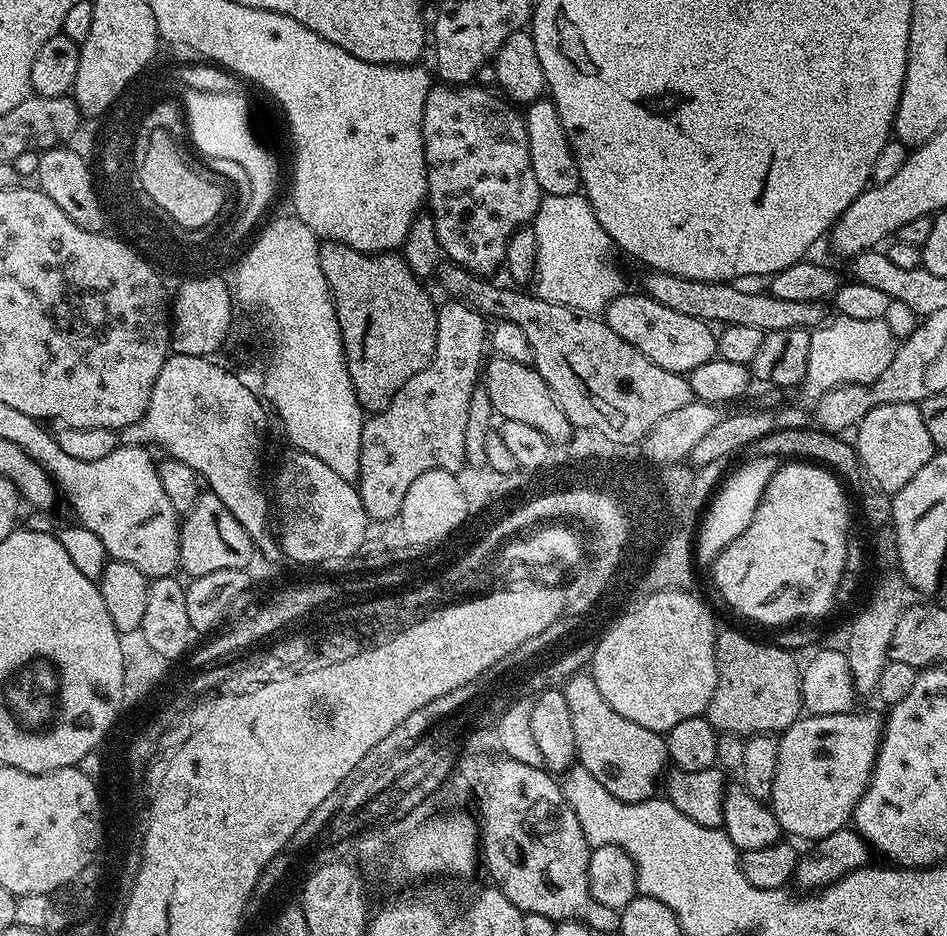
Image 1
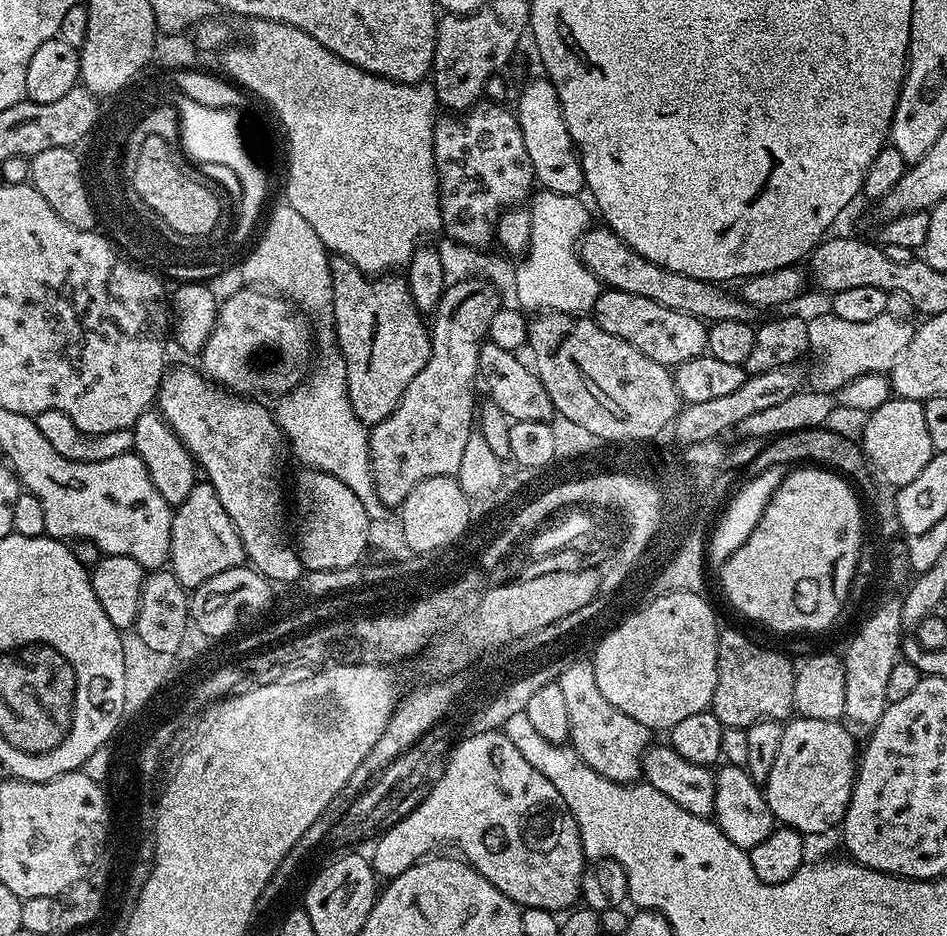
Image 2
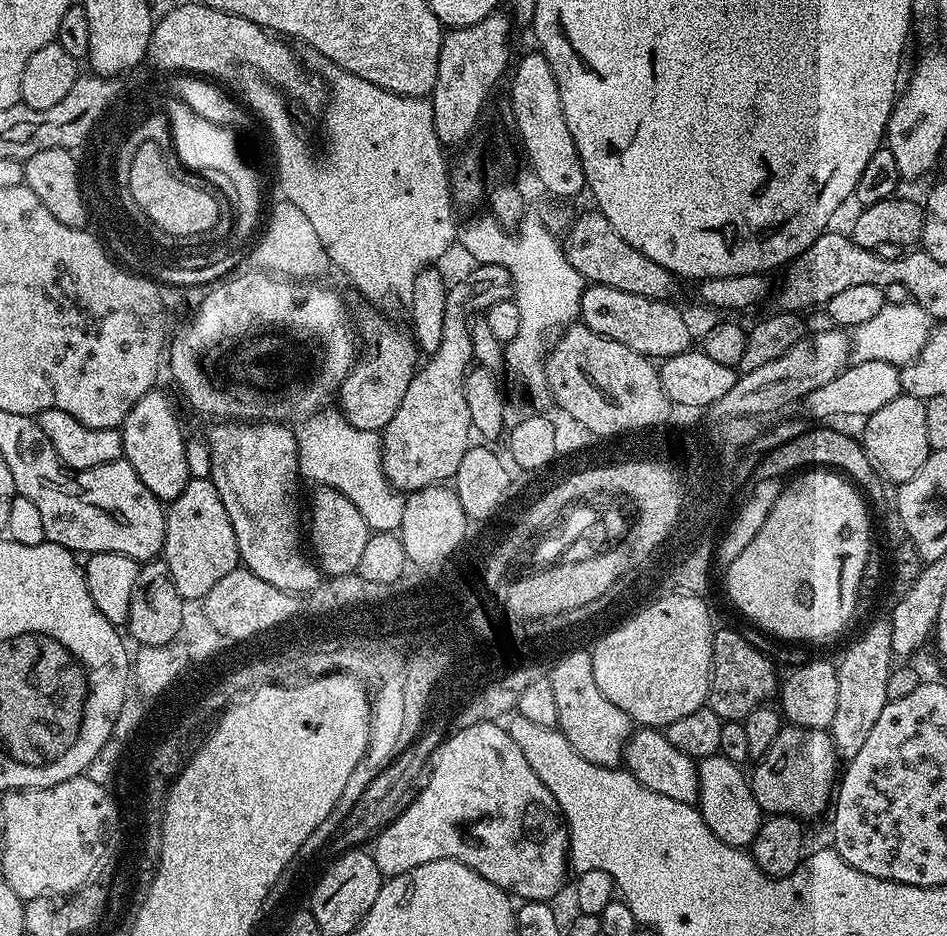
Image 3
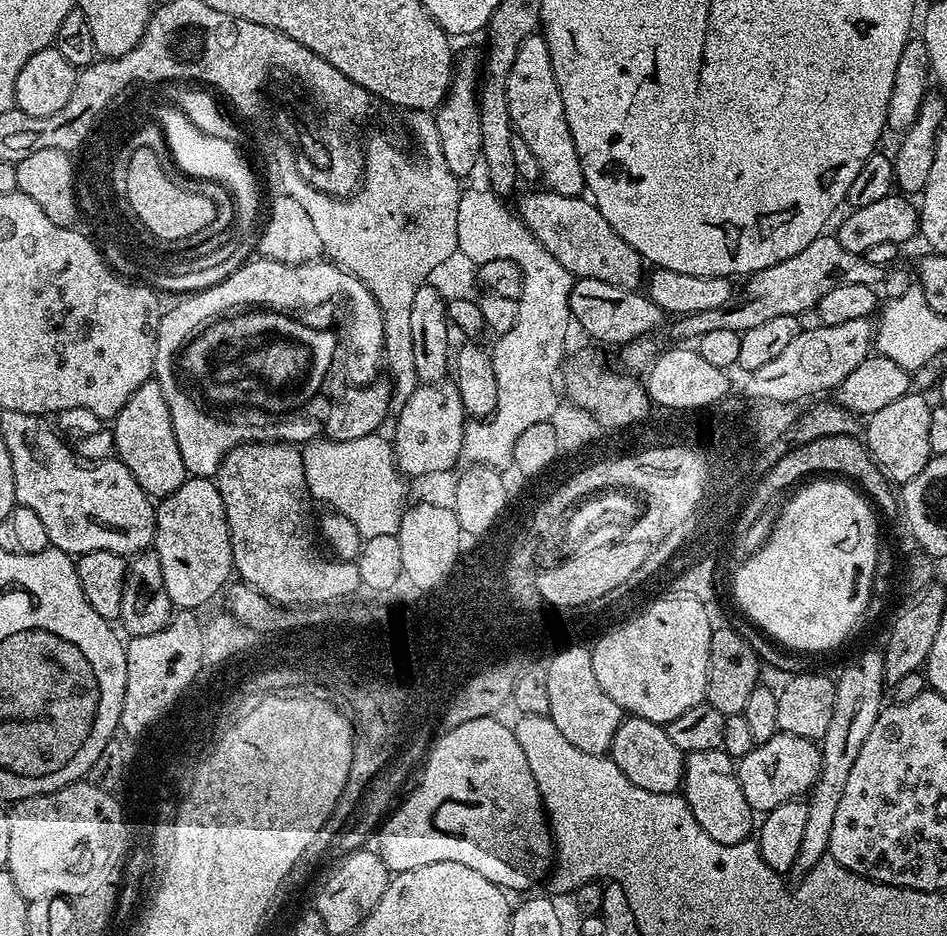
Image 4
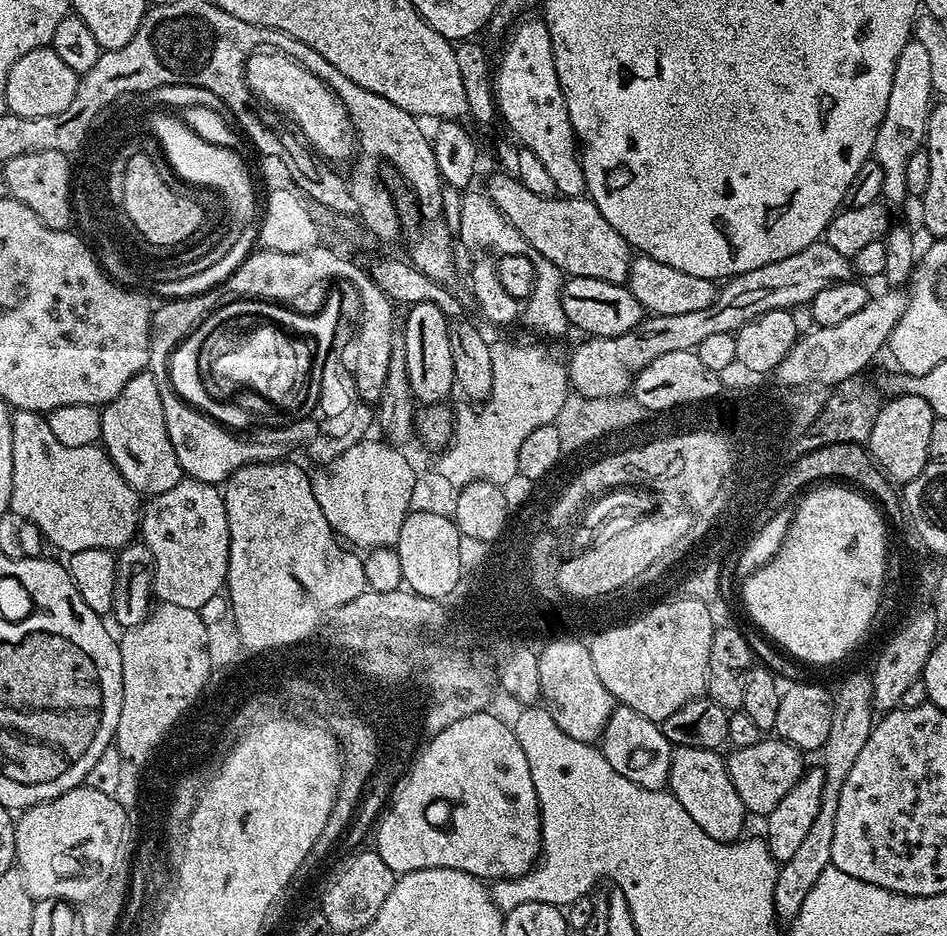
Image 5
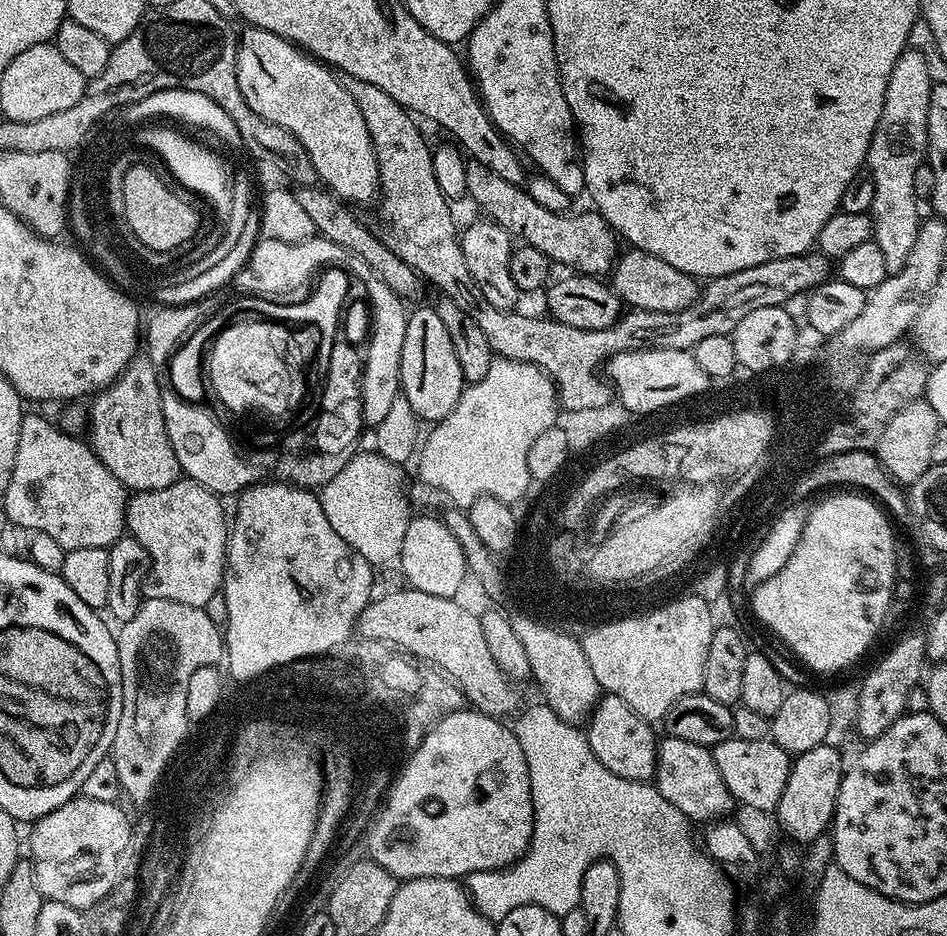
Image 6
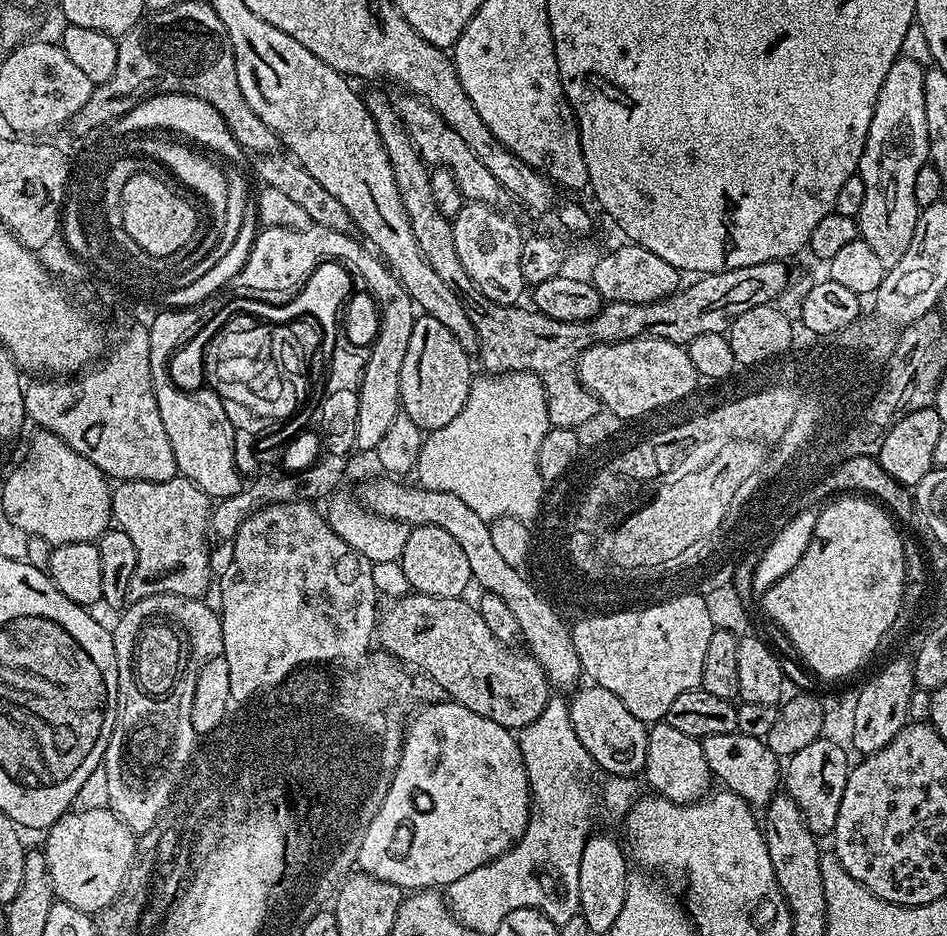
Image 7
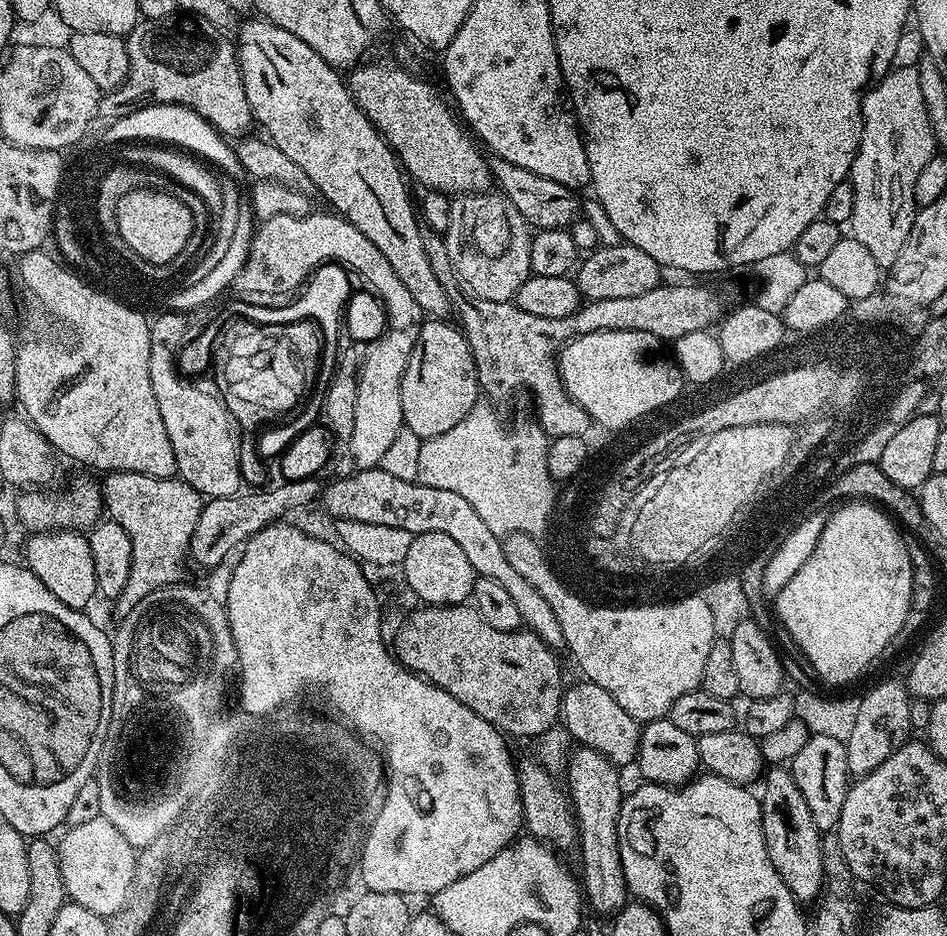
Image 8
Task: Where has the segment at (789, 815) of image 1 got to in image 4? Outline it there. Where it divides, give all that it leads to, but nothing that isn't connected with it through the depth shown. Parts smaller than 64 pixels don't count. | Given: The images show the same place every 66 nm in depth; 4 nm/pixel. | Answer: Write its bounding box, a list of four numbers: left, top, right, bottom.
[736,731,821,814]

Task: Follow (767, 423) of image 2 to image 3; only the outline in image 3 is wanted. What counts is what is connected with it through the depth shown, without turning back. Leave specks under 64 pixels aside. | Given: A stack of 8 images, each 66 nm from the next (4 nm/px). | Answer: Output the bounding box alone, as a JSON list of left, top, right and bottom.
[803,360,901,422]

